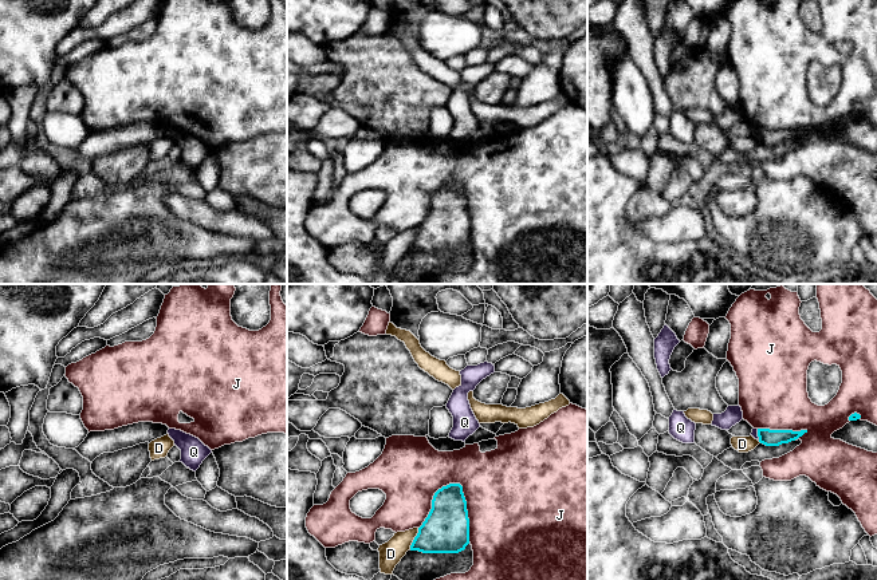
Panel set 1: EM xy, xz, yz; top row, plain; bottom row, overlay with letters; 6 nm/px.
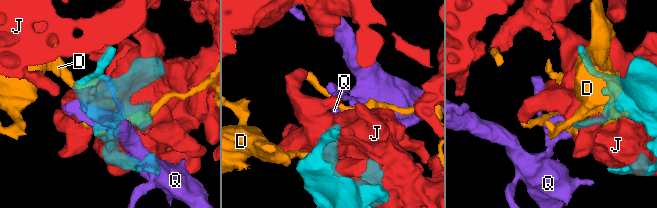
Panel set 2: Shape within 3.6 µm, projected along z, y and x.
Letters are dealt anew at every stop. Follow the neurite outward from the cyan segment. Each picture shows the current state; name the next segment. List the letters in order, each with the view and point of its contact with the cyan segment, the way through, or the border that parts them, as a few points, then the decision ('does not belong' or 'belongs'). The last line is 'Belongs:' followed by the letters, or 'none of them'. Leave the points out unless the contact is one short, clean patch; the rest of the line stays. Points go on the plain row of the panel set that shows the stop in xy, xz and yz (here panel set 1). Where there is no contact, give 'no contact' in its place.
D: contact xz (415, 239); does not belong
J: contact xz (465, 205); does not belong
Q: contact yz (758, 134); border yz (756, 129), (759, 139); does not belong
Belongs: none of them

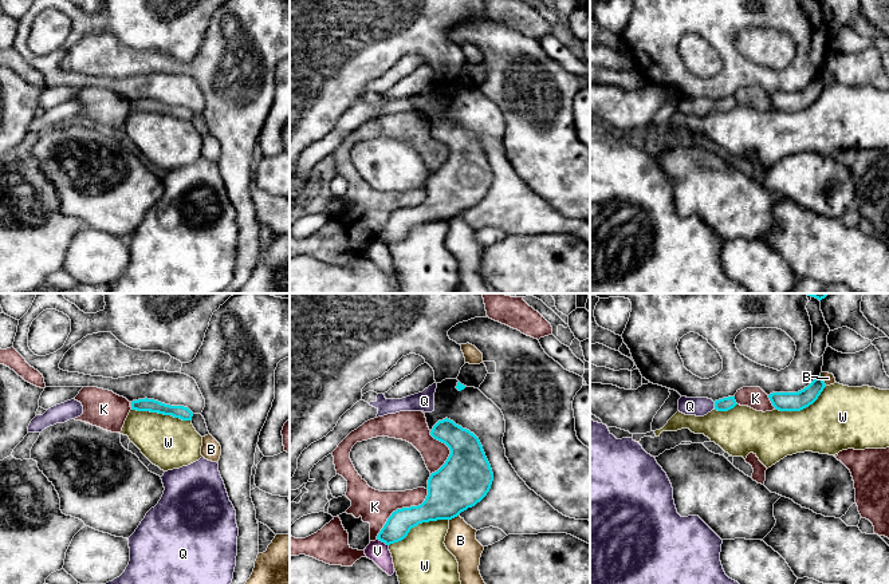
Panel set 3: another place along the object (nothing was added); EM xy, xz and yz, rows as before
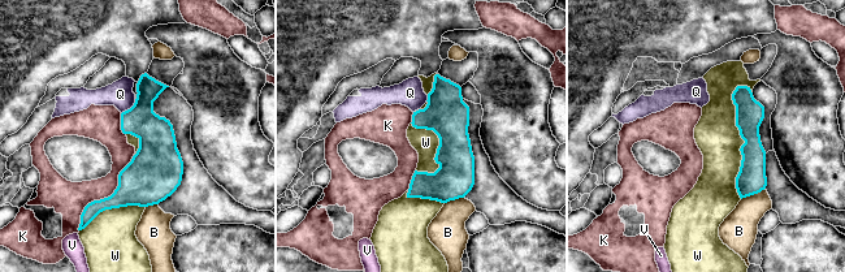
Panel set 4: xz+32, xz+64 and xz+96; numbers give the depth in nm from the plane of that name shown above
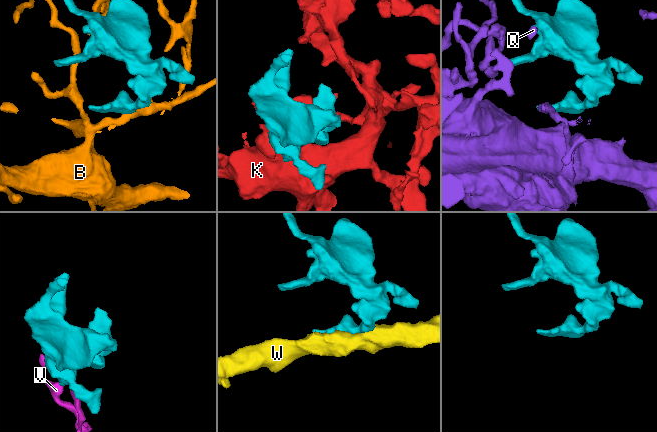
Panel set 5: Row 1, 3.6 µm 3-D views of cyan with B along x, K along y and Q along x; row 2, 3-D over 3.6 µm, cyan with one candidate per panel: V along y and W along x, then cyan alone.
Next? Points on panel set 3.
B: contact yz (822, 81); does not belong
K: contact xz (400, 209); does not belong
Q: contact yz (715, 105); border yz (714, 102), (715, 107); does not belong
V: contact xz (382, 241); border xz (377, 239), (388, 245); does not belong
W: contact xz (417, 224); does not belong
Belongs: none of them

